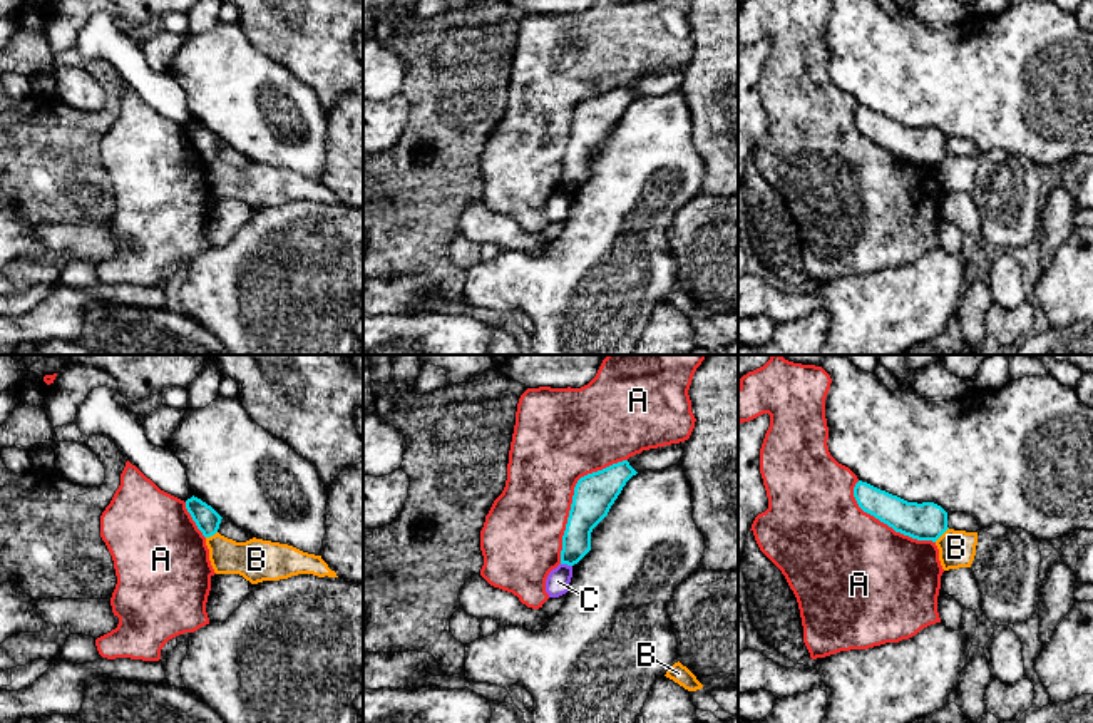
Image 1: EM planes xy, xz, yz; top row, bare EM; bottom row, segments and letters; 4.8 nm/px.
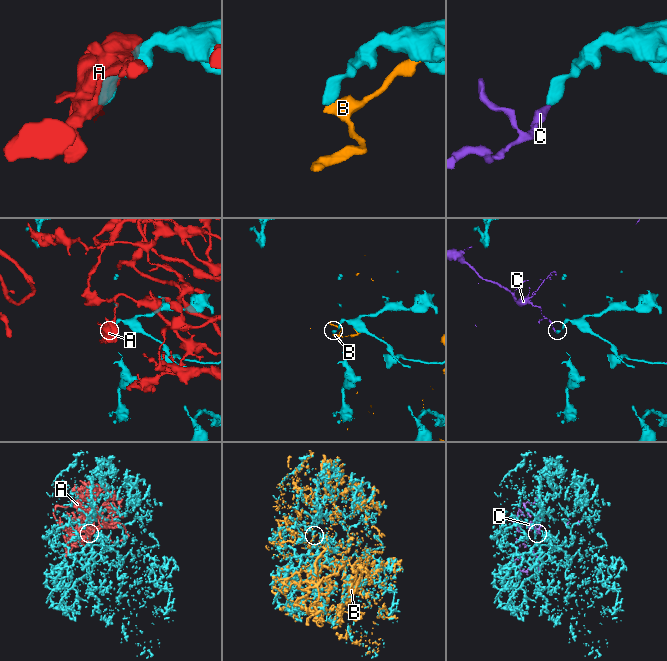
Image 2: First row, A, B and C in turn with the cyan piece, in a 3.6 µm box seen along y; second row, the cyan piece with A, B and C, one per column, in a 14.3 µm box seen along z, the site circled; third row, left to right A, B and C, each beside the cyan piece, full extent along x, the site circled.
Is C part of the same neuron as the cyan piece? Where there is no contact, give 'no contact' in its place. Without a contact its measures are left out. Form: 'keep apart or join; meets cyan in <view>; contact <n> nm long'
keep apart; meets cyan in xz; contact 60 nm long

